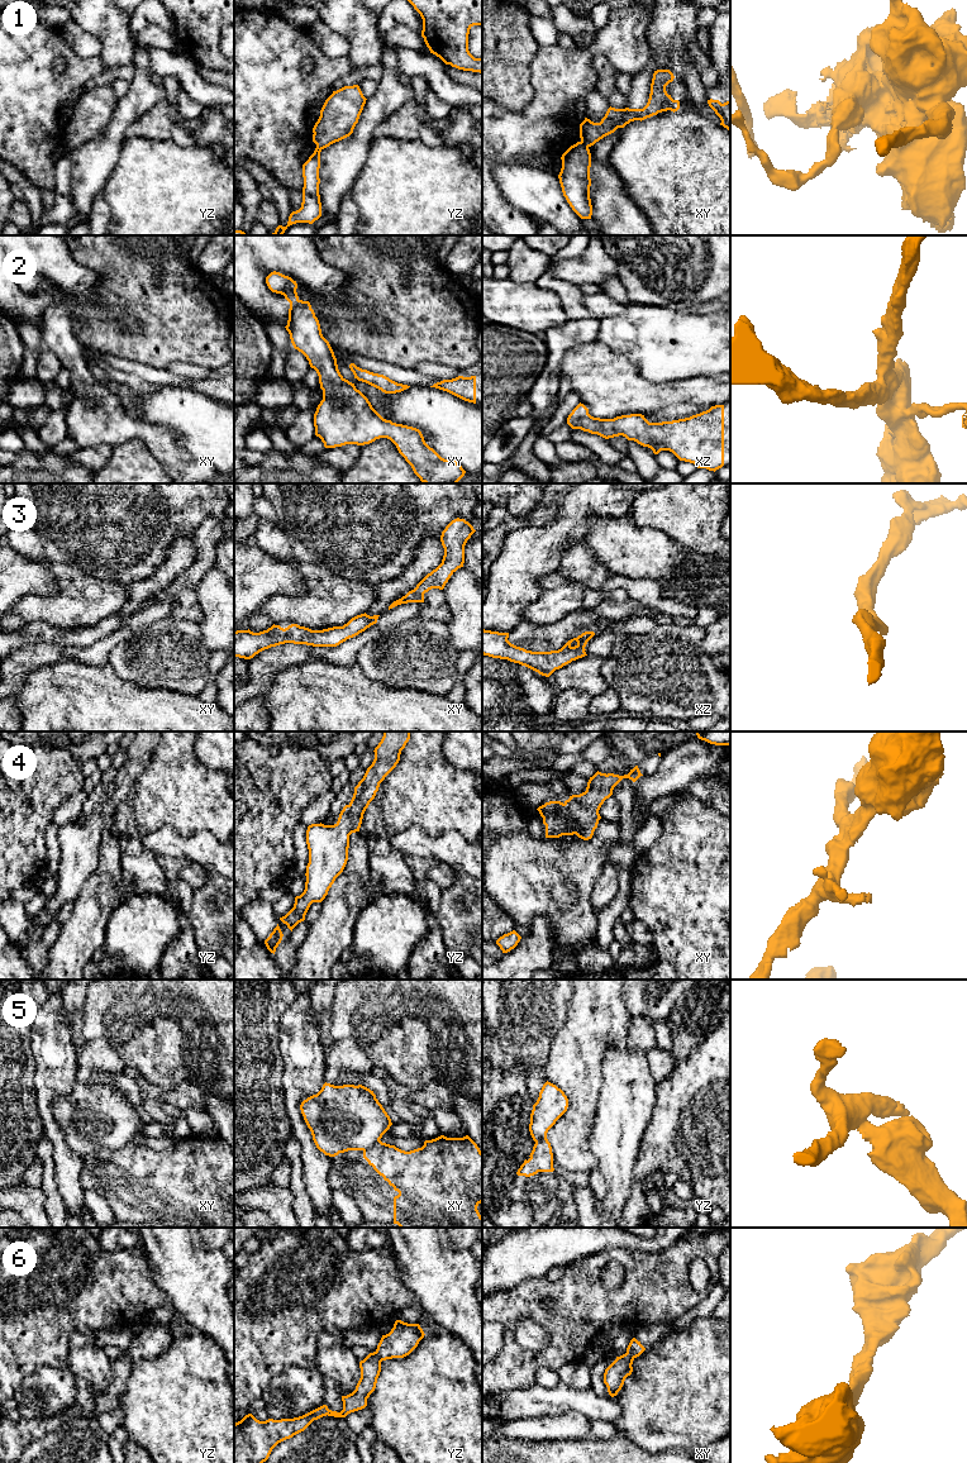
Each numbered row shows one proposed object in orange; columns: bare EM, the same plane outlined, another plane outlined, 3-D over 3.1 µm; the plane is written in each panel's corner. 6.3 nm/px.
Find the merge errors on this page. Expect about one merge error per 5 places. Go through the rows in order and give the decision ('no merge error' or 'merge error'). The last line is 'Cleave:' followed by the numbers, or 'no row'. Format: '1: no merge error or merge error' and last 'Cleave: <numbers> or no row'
1: merge error
2: no merge error
3: no merge error
4: no merge error
5: merge error
6: no merge error
Cleave: 1, 5

